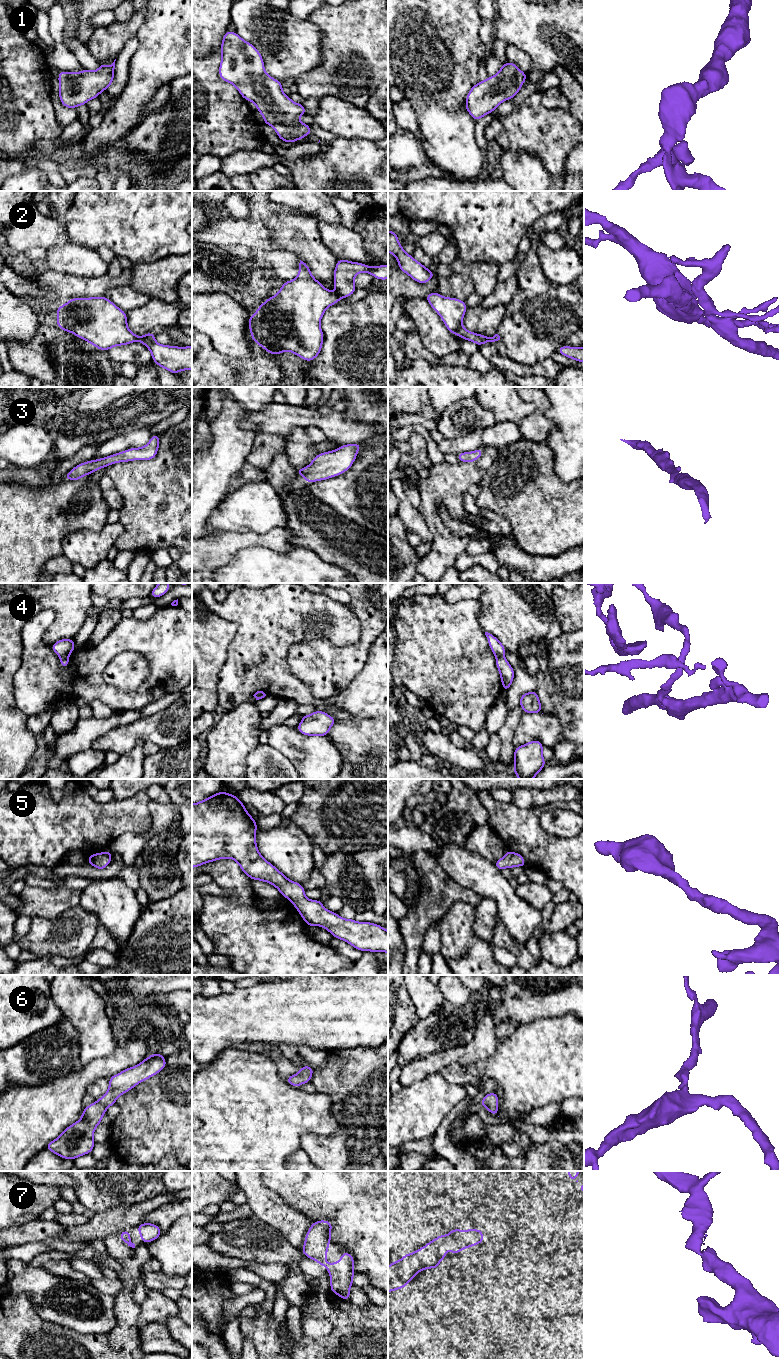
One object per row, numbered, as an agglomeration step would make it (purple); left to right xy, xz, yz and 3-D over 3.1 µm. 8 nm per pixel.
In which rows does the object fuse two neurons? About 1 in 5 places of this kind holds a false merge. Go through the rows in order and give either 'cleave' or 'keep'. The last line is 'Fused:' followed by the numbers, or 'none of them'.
1: keep
2: cleave
3: keep
4: cleave
5: keep
6: keep
7: keep
Fused: 2, 4

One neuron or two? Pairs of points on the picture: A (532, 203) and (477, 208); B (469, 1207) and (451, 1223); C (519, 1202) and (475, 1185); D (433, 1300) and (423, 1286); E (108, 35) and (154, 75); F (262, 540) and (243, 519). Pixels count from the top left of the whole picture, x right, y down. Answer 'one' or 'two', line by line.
A: one
B: two
C: two
D: two
E: two
F: two

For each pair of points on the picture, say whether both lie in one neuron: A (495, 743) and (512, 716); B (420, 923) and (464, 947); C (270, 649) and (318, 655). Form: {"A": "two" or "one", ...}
{"A": "two", "B": "two", "C": "two"}

